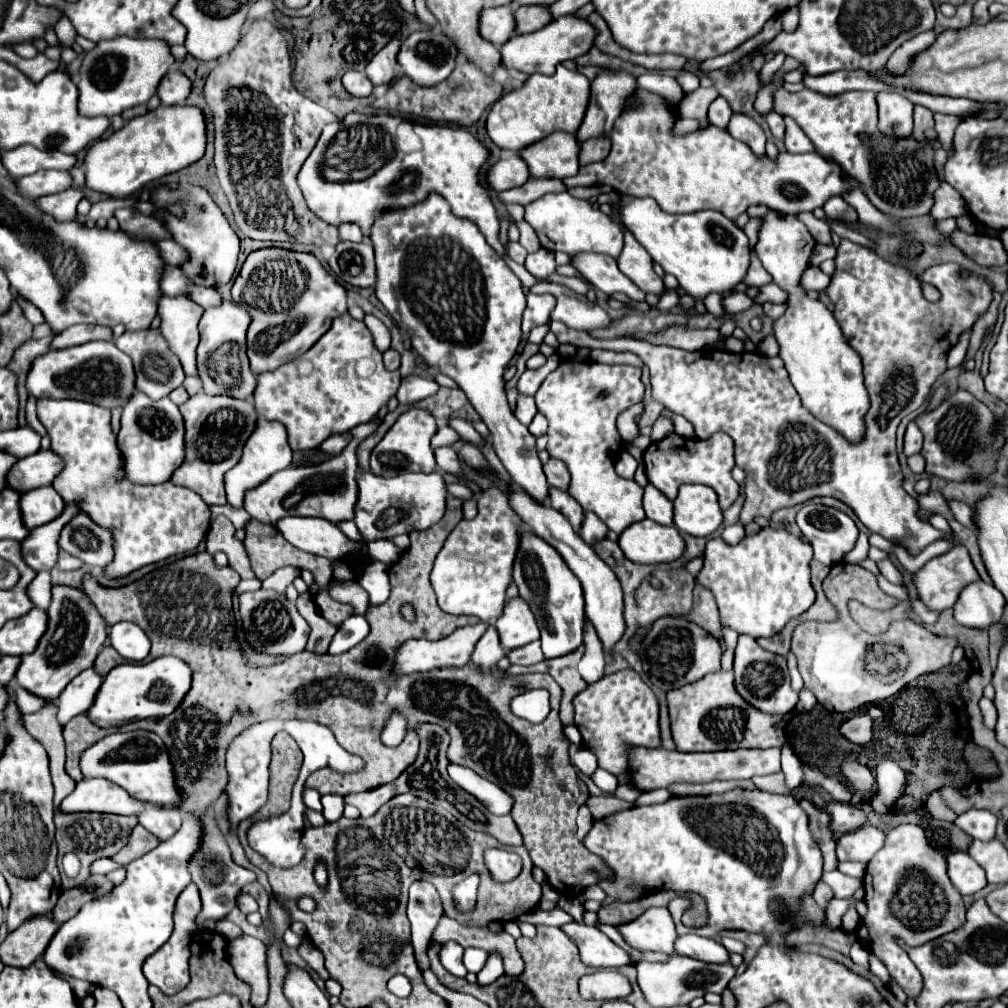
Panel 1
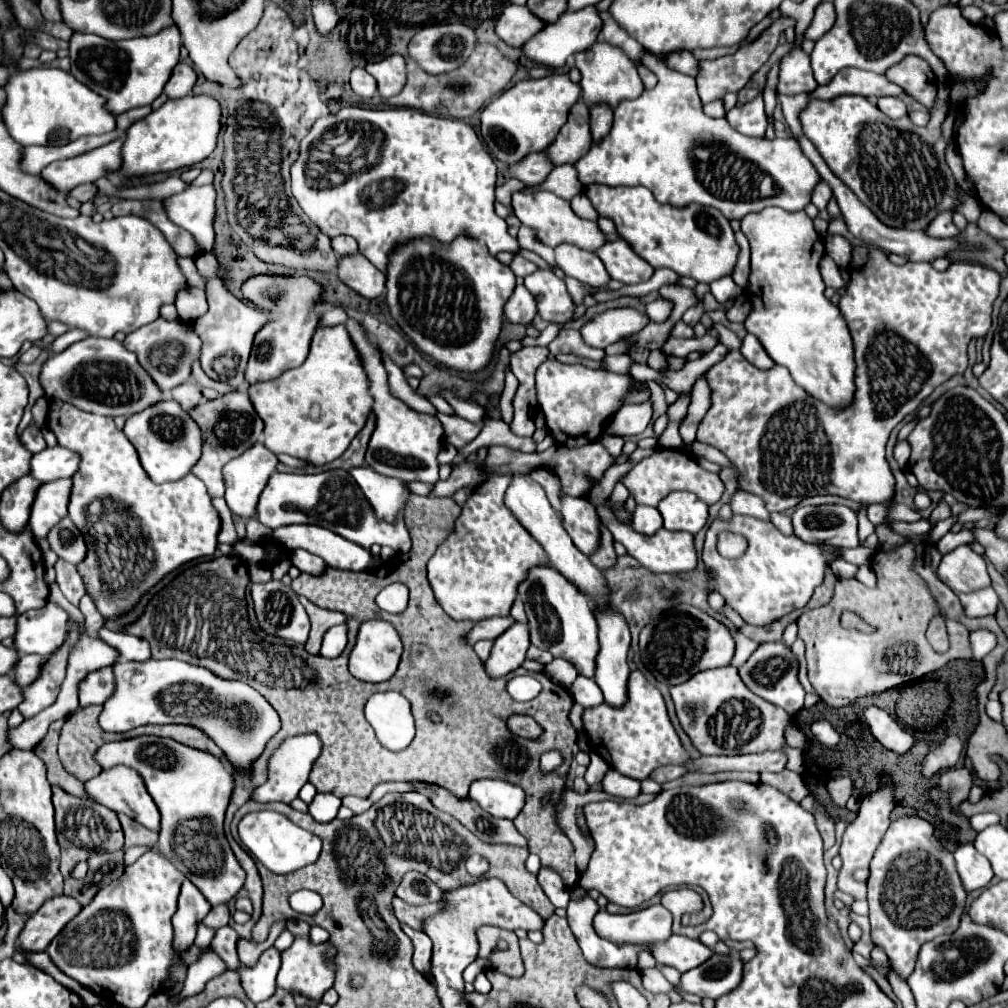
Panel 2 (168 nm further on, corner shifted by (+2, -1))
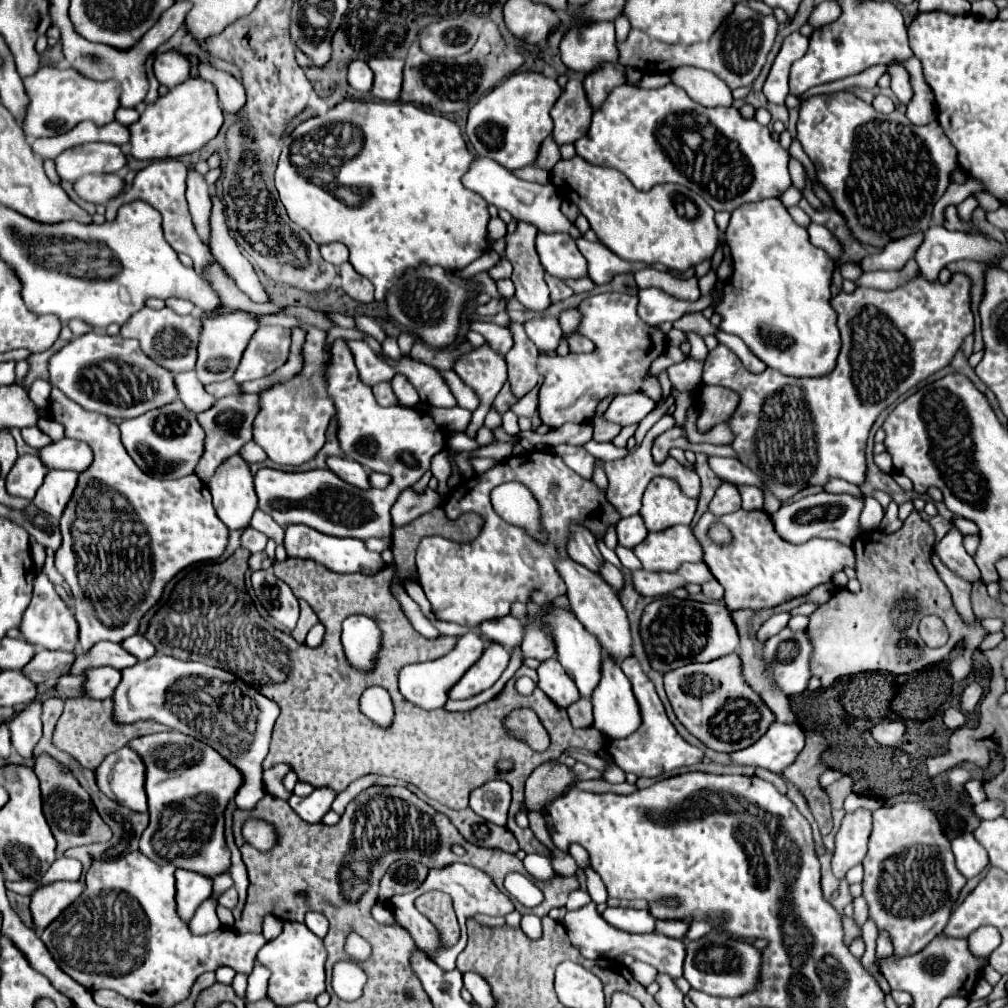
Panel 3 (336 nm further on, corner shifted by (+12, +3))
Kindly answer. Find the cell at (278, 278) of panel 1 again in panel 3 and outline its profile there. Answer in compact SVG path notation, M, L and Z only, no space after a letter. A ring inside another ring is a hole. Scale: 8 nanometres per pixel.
M259 327L249 341L233 379L237 383L245 383L273 373L287 361L289 345L291 345L289 329Z

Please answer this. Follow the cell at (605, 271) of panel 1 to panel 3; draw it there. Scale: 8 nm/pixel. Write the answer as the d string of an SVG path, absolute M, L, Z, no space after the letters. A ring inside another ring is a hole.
M537 233L537 253L545 271L559 279L587 277L587 261L569 233Z

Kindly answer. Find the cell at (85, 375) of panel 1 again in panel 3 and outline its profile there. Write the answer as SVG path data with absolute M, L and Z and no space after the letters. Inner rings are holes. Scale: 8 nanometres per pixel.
M93 331L73 339L49 359L49 383L59 387L83 409L121 419L139 417L177 399L171 371L149 359L141 351L139 341L125 339L121 335L97 335Z

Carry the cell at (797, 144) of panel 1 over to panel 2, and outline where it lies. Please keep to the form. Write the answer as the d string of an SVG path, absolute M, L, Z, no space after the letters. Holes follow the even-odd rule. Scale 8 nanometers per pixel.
M951 210L939 214L927 227L926 234L934 238L950 238L960 233L953 223L953 212Z

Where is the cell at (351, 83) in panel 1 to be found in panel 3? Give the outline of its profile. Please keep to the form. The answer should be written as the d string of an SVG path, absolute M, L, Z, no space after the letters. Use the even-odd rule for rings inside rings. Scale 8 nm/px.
M359 59L349 65L349 85L357 91L369 91L373 87L373 71L367 61Z

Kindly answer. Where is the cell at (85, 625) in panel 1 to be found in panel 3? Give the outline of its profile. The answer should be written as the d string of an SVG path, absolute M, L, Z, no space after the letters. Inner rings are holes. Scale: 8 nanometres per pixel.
M31 703L19 711L15 721L9 725L11 745L23 759L33 759L33 749L41 739L41 705Z

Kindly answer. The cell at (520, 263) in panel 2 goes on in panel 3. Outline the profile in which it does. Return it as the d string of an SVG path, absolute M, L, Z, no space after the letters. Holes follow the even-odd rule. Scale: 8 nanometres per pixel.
M499 261L495 267L489 269L489 277L493 281L499 281L499 279L507 279L511 275L511 263L509 261Z

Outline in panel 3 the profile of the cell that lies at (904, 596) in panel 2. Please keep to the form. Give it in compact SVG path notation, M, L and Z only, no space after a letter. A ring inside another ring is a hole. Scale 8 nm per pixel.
M913 511L895 533L871 531L861 533L855 539L853 549L857 553L857 577L861 591L851 593L849 589L839 589L833 593L831 601L821 605L809 617L807 633L815 649L811 671L815 677L821 677L823 687L833 685L833 681L843 675L863 671L889 671L897 675L913 673L947 659L951 649L963 639L965 651L973 653L989 635L981 625L981 619L965 623L957 613L949 589L939 579L931 563L933 545L933 527L919 511ZM925 615L937 615L949 627L951 637L939 649L929 649L917 633L919 619Z

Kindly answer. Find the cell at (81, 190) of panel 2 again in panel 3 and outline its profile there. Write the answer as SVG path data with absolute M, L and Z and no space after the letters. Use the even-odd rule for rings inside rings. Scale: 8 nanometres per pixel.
M83 175L75 183L75 191L89 203L107 203L125 191L125 181L119 175Z

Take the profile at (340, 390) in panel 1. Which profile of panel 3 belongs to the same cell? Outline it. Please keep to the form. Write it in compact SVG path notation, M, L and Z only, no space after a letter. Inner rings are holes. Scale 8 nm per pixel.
M317 327L307 329L307 341L303 345L305 365L303 371L287 383L279 383L261 393L261 411L253 425L253 441L267 453L267 457L279 465L301 465L317 455L325 443L327 423L335 415L335 405L327 397L327 385L323 385L323 369L331 361L331 353L323 349L325 331Z

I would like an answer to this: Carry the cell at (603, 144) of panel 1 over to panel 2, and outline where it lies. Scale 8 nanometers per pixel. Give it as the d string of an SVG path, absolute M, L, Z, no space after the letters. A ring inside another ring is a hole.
M597 105L597 109L591 109L591 135L593 135L593 143L601 141L613 123L613 111L605 109L605 105Z

